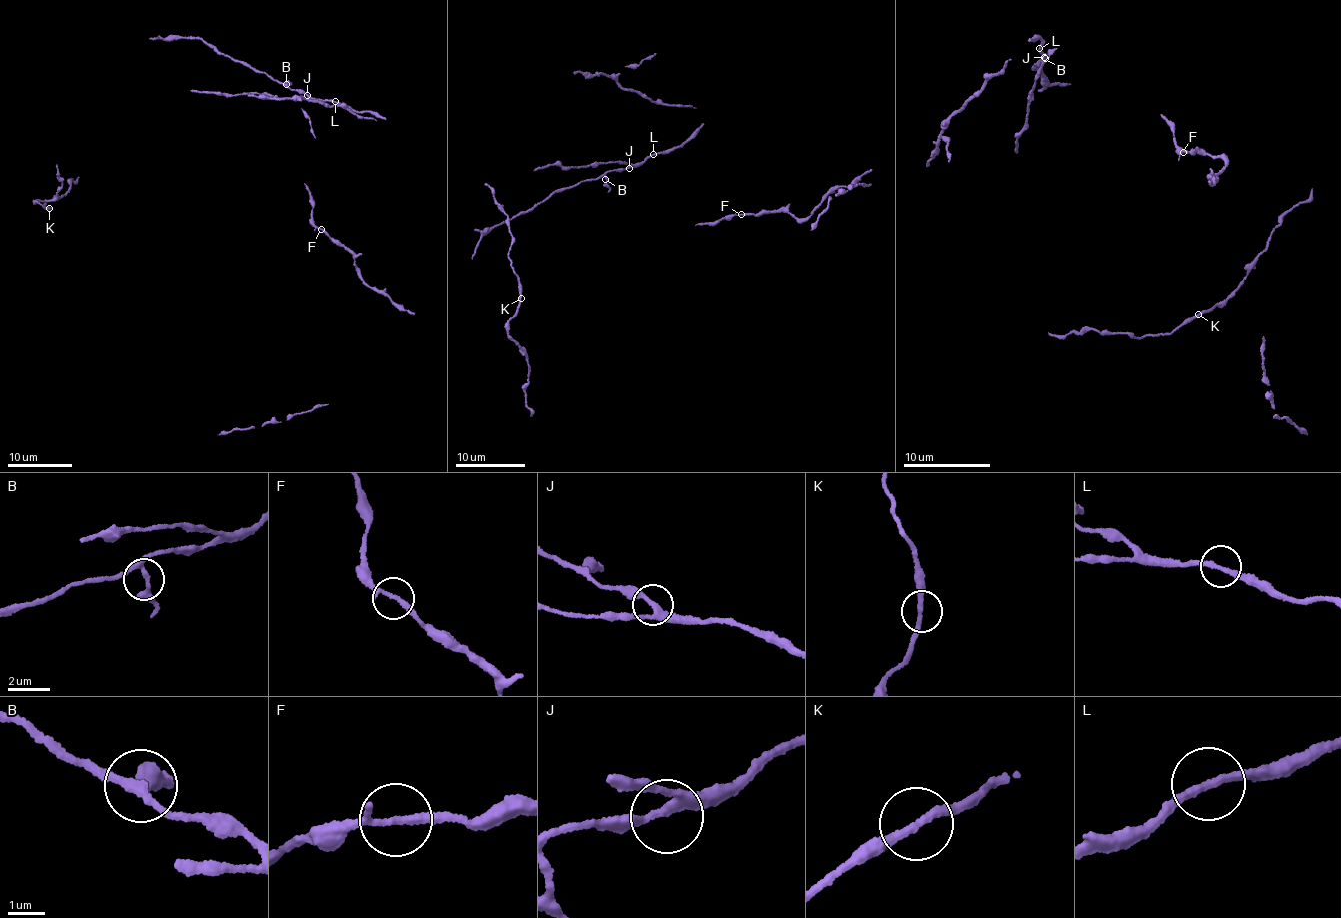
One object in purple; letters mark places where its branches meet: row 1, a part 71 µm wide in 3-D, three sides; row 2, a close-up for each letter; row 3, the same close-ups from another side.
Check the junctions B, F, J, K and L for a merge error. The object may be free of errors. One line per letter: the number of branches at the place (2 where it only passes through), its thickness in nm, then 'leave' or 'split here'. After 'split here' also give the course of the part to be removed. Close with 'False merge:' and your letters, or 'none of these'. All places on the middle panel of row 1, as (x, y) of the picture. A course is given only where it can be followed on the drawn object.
B: 3 | 200 nm | leave
F: 3 | 160 nm | leave
J: 3 | 240 nm | leave
K: 2 | 220 nm | leave
L: 2 | 240 nm | leave
False merge: none of these

